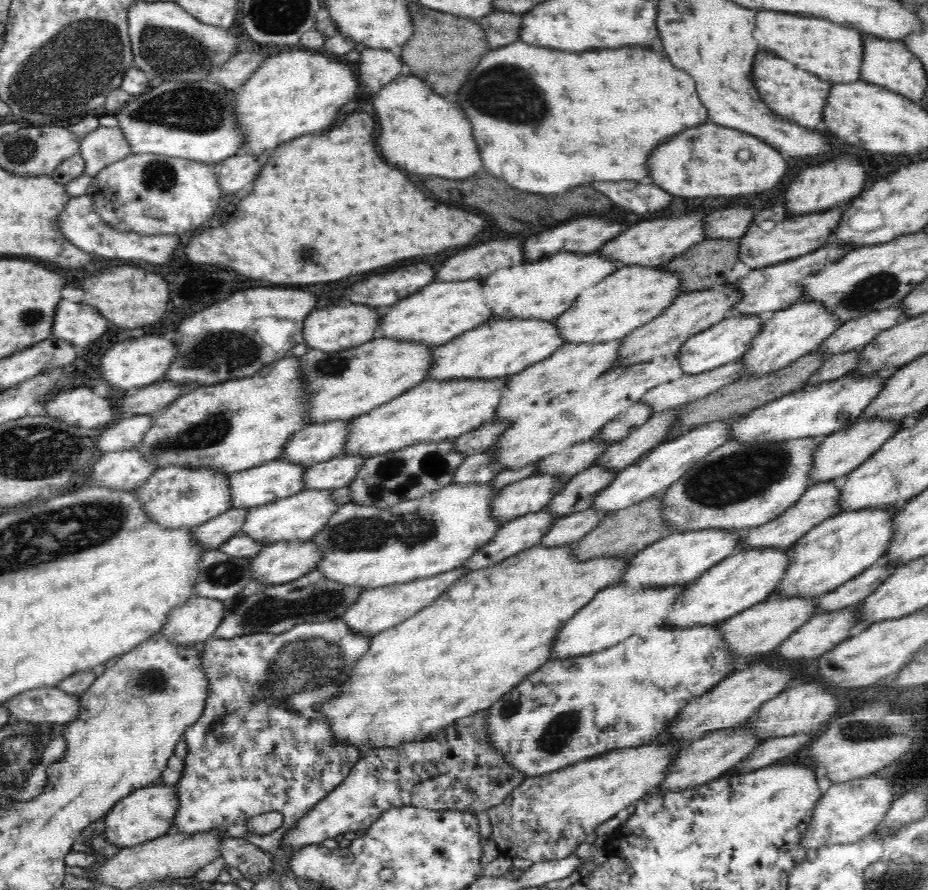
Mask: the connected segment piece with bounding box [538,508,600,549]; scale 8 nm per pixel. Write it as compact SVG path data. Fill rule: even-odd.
M589 508L582 512L575 512L563 519L556 519L544 533L538 545L548 549L572 546L593 528L596 528L599 519L596 513Z

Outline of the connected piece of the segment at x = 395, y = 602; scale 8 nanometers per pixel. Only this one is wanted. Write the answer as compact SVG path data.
M454 569L438 576L400 586L361 591L356 600L352 604L348 604L348 608L338 617L340 617L344 626L352 631L352 634L360 635L360 638L370 640L373 636L380 634L380 632L384 632L384 630L388 630L388 628L392 628L397 624L402 624L402 622L408 620L408 617L420 612L420 609L426 608L428 604L432 604L433 600L440 598L462 574L463 572L460 572L460 570Z

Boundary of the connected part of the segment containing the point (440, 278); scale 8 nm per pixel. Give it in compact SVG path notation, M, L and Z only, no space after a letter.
M494 240L446 260L436 272L436 282L482 280L500 268L522 264L520 244L516 240Z

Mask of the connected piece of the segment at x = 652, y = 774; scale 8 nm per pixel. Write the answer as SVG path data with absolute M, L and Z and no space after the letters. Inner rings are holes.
M660 736L656 740L658 743L652 746L628 748L628 752L610 752L608 756L592 757L571 767L551 772L550 775L524 779L516 788L508 792L501 804L487 811L492 826L491 836L500 854L512 859L527 858L534 863L570 856L576 847L584 842L586 836L592 834L602 822L615 817L624 808L636 804L664 776L669 758L680 747L664 748L661 747Z

